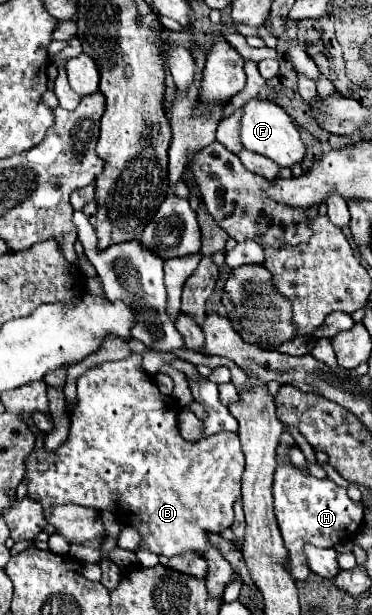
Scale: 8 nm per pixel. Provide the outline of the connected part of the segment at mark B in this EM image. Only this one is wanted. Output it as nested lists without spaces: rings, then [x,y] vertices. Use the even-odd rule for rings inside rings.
[[[133,354],[125,360],[117,360],[117,362],[105,362],[101,366],[89,368],[85,374],[81,374],[81,378],[77,380],[77,406],[71,412],[71,430],[69,430],[69,438],[57,448],[57,452],[47,452],[45,448],[33,450],[31,456],[27,458],[27,472],[25,478],[29,482],[29,496],[35,498],[37,502],[41,502],[41,506],[57,506],[57,504],[81,504],[81,506],[89,506],[95,510],[111,510],[115,514],[115,518],[121,524],[129,524],[133,528],[139,530],[139,534],[143,536],[141,548],[147,548],[155,554],[165,554],[165,556],[175,556],[181,554],[185,550],[197,550],[199,554],[203,554],[209,562],[207,568],[207,588],[211,594],[219,596],[223,594],[225,586],[231,582],[231,574],[233,574],[233,566],[219,554],[219,550],[215,550],[213,546],[209,546],[207,542],[207,532],[223,532],[225,528],[229,528],[233,524],[233,504],[237,498],[241,498],[241,474],[243,474],[243,450],[239,444],[239,438],[235,432],[219,432],[213,434],[209,438],[201,438],[199,442],[187,442],[185,438],[181,438],[179,430],[177,430],[177,408],[171,406],[169,398],[163,396],[157,388],[157,384],[149,378],[149,374],[145,374],[141,370],[141,356]]]

